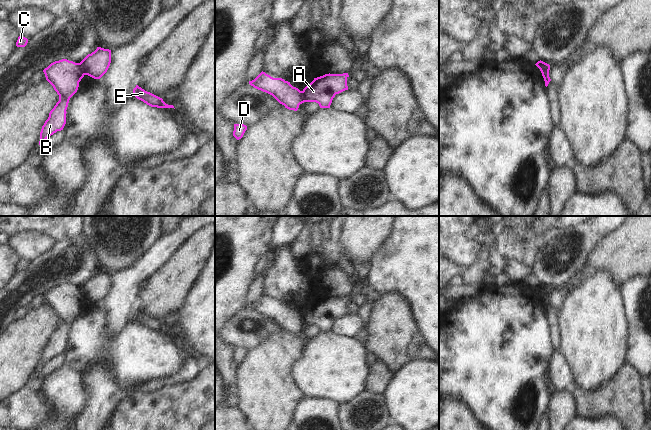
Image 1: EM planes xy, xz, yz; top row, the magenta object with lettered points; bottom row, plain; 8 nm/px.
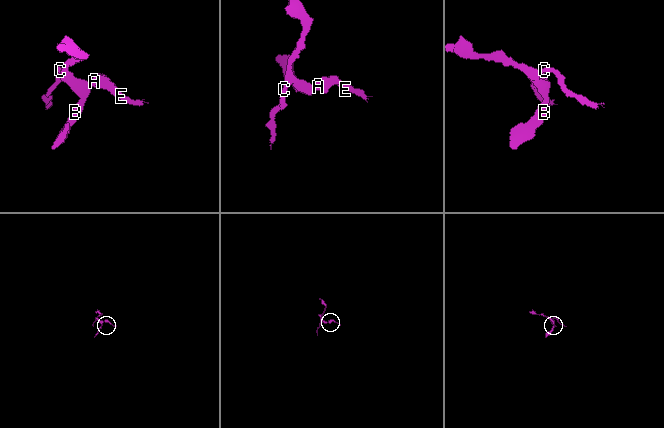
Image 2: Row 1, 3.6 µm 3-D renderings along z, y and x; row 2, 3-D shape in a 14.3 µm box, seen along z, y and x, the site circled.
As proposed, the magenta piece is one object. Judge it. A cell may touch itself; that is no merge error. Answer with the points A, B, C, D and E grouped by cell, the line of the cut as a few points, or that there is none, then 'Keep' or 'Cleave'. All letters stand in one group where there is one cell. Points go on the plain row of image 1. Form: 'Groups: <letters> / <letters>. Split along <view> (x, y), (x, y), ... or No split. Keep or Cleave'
Groups: A E / B C D. Split along xy (79, 287), (84, 298). Cleave

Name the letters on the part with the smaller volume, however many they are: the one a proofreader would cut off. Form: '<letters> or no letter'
A, E

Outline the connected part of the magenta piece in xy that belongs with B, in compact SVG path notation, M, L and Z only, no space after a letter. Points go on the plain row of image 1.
M62 283L51 287L43 294L46 304L59 319L59 325L50 335L40 356L39 369L48 361L63 354L66 348L66 334L70 322L77 316L84 301L80 287Z

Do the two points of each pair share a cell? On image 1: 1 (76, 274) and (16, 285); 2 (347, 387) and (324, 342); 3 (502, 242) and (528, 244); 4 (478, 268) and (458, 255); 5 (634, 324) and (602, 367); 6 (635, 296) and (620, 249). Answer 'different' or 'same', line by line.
1: same
2: same
3: same
4: different
5: different
6: different

